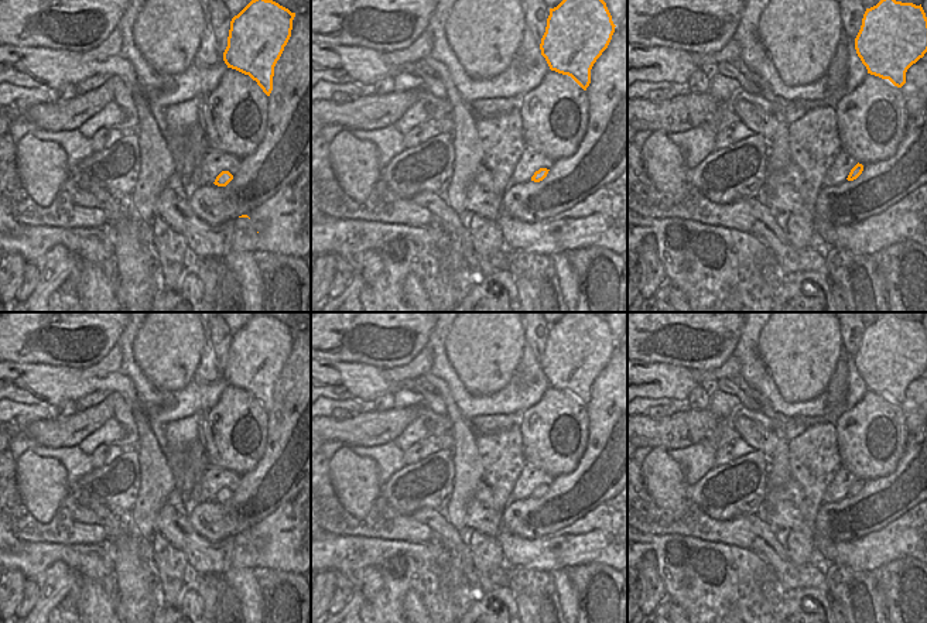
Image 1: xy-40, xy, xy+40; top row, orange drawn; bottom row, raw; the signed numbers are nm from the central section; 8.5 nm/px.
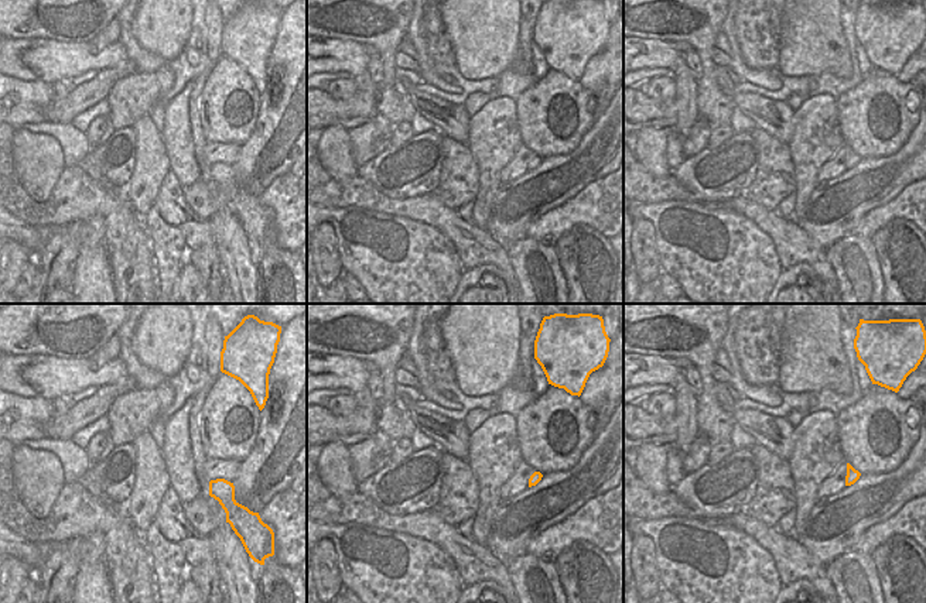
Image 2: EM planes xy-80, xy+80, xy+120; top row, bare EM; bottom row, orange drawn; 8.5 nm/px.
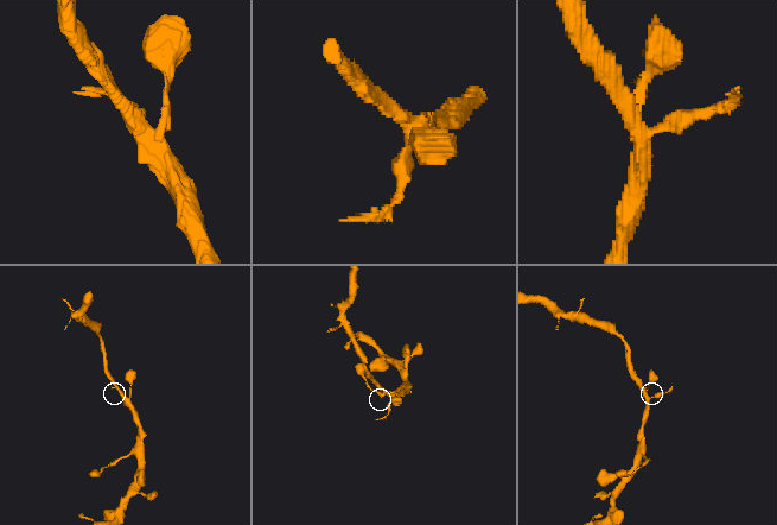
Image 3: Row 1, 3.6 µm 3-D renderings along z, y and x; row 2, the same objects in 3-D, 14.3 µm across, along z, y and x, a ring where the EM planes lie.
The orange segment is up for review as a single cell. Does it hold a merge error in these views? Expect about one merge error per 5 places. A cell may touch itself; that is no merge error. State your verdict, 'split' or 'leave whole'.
leave whole

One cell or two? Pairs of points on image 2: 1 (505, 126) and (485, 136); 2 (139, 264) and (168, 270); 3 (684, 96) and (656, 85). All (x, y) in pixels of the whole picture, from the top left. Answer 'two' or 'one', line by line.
1: one
2: two
3: two

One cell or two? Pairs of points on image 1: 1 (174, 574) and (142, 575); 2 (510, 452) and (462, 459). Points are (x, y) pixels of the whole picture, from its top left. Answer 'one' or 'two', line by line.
1: two
2: two

